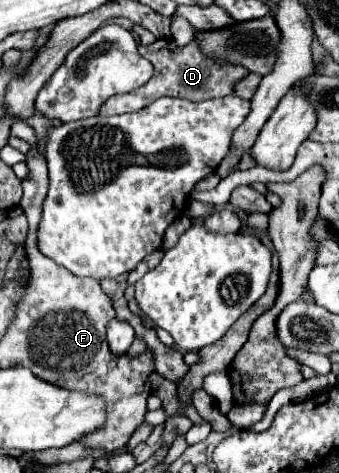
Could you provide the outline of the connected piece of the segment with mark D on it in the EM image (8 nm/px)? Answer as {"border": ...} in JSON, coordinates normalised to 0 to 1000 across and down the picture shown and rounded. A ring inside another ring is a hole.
{"border":[[[466,82],[437,99],[413,99],[413,116],[425,116],[442,133],[454,133],[454,146],[460,146],[454,163],[401,192],[313,209],[295,226],[295,243],[389,239],[478,201],[537,205],[555,214],[608,214],[608,209],[667,205],[667,201],[684,201],[690,175],[702,175],[714,163],[732,159],[720,142],[678,142],[678,133],[625,133],[625,125],[608,125],[608,116],[596,116],[584,99],[572,99],[572,87],[555,91],[549,99],[519,99],[507,82]]]}

